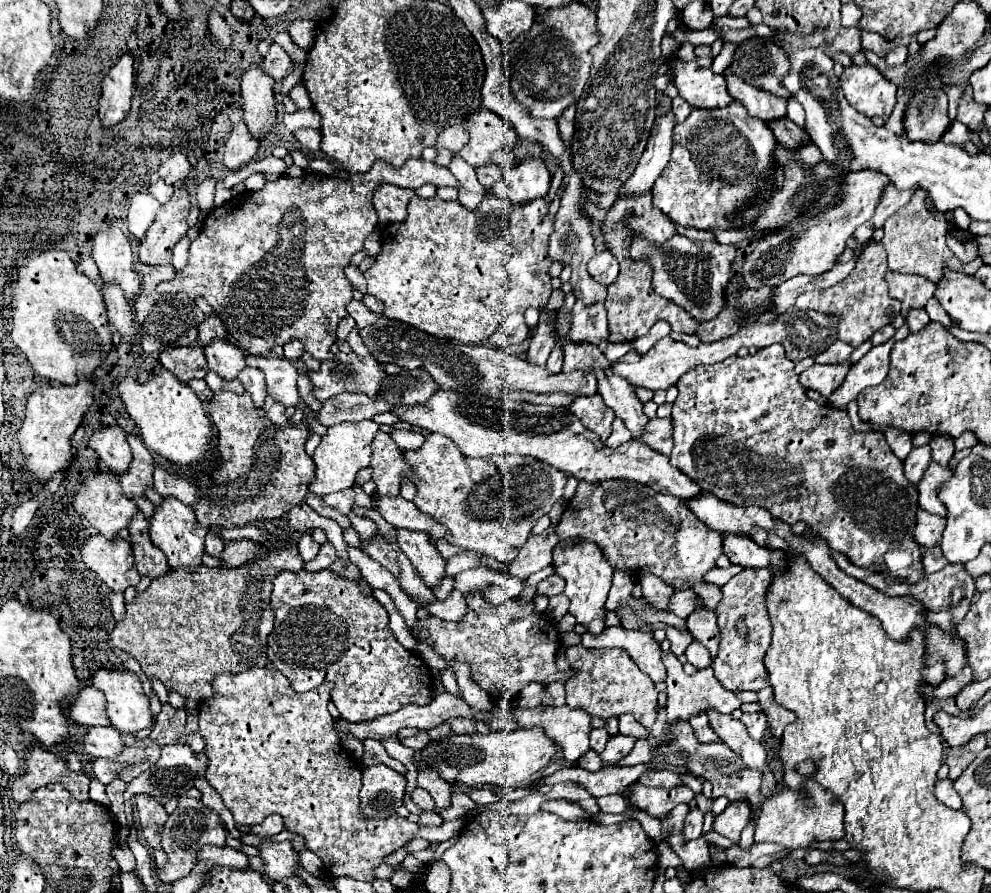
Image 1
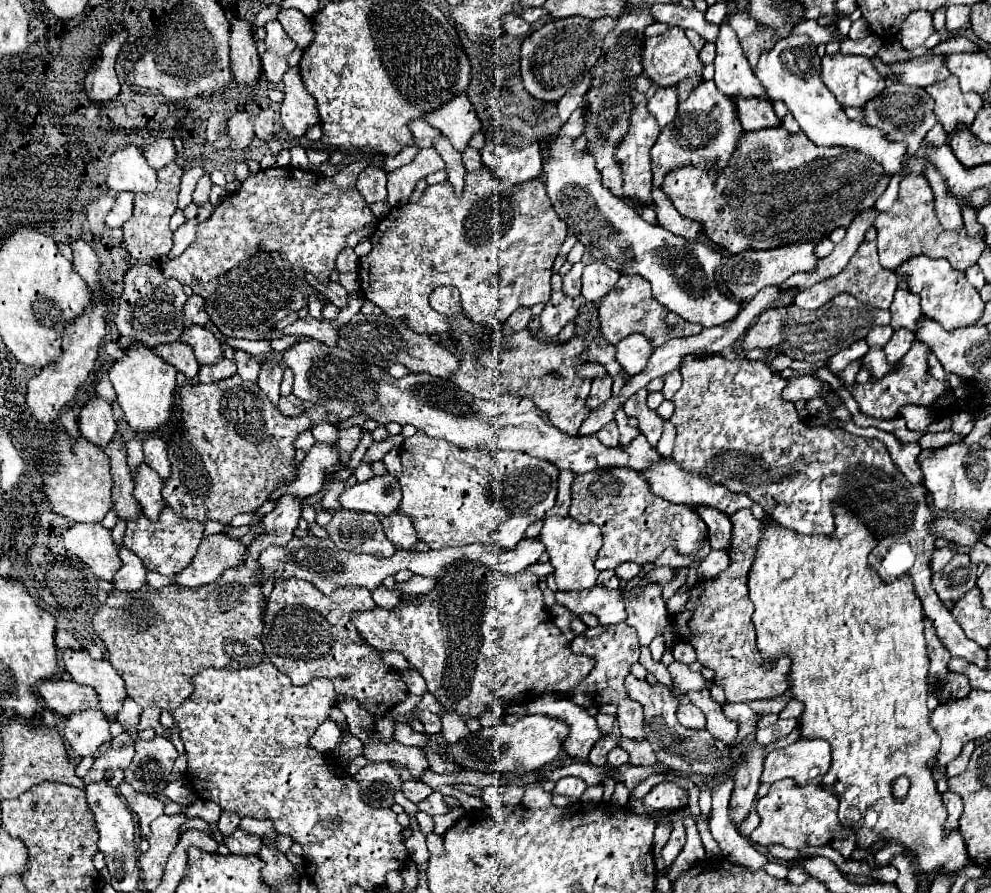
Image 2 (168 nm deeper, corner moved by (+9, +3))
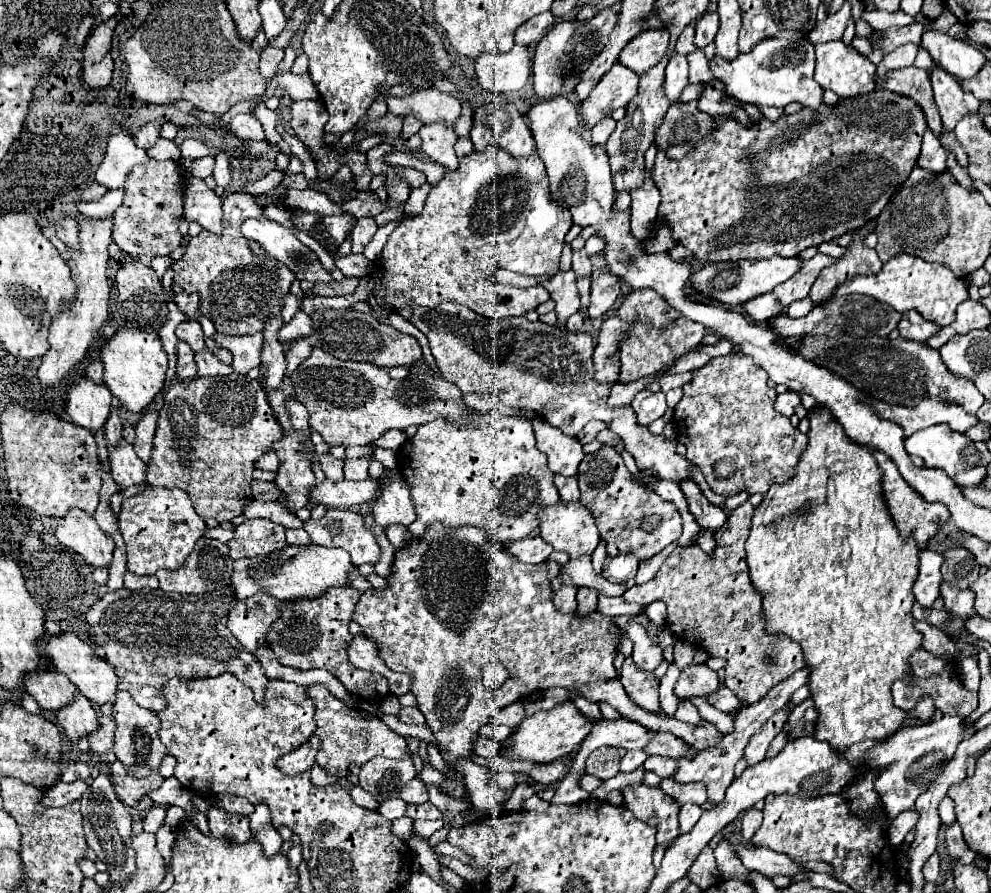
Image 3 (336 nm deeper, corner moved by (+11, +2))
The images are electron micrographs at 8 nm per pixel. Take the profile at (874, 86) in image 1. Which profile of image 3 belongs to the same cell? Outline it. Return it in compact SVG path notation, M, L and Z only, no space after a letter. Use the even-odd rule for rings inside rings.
M842 40L816 46L816 82L826 90L834 90L840 98L858 96L858 94L874 90L876 88L874 72L876 72L876 66L858 50L844 44Z

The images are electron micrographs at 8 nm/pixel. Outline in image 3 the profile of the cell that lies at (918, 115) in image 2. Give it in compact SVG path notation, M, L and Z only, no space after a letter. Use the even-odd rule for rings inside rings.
M872 90L868 94L860 94L854 98L842 98L834 106L822 104L816 114L810 108L802 108L800 112L790 114L790 116L782 114L774 122L760 118L756 124L750 124L750 126L740 124L732 116L714 118L714 132L710 134L710 138L700 140L696 144L696 148L692 152L688 152L684 158L672 160L664 154L664 150L658 152L656 162L654 162L654 170L652 170L652 180L662 194L658 220L672 230L672 238L678 244L692 250L696 254L696 258L702 262L730 262L730 260L744 260L744 258L754 260L754 258L772 258L772 256L792 258L804 248L820 246L822 242L830 242L830 240L834 240L850 230L862 228L866 222L878 218L878 214L888 204L894 190L908 178L908 174L916 166L916 160L920 154L920 144L922 144L922 134L926 128L928 128L928 124L926 124L926 118L924 118L920 106L912 98L906 98L906 96L900 96L900 94L894 94L888 90Z

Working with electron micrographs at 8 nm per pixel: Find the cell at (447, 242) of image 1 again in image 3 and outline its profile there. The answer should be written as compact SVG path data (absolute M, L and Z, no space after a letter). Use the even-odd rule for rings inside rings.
M492 142L486 150L460 158L456 170L446 170L444 178L430 190L422 214L404 220L388 236L378 258L378 268L384 270L386 302L396 308L396 312L404 312L404 306L410 302L434 308L438 302L454 300L476 314L490 318L524 316L526 312L536 310L538 304L546 302L550 294L542 286L518 288L512 284L498 284L492 280L492 274L500 268L524 276L552 274L552 270L558 270L564 236L570 226L570 212L550 198L548 174L540 156L534 152L528 158L514 158L502 150L498 142Z

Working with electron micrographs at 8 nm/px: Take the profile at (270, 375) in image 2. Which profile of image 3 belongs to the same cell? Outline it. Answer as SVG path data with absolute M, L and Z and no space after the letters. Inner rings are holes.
M276 314L268 318L264 324L264 346L262 346L262 364L266 366L266 388L276 390L282 384L286 360L284 360L284 348L278 338L278 330L282 328L284 320L282 314Z

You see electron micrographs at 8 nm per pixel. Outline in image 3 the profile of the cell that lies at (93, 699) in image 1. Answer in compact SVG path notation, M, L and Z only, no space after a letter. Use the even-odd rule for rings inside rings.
M40 670L24 676L24 690L38 702L42 710L58 710L74 698L76 686L60 672Z

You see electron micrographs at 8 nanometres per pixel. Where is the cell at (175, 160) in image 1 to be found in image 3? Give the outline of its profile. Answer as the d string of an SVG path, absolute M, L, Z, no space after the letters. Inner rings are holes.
M148 122L144 128L140 128L140 130L134 134L136 146L148 150L148 148L158 140L158 136L160 136L158 132L160 132L160 122Z

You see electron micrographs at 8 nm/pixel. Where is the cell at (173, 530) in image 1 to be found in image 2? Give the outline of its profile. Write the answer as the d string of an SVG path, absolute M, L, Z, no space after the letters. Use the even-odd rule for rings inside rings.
M146 463L140 465L136 473L136 487L134 487L134 497L142 505L144 517L150 521L158 521L162 509L164 509L164 499L162 499L162 485L164 481L150 469Z

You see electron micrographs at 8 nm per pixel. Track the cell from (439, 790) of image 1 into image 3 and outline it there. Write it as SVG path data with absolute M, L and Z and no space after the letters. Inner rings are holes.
M324 684L308 686L308 698L312 698L316 704L314 736L320 738L316 764L320 768L324 768L330 776L346 778L346 772L350 774L350 764L364 764L374 756L402 758L402 756L410 754L406 740L402 736L398 736L396 732L392 732L380 718L372 716L366 710L350 708L348 704L344 704L336 696L332 696Z

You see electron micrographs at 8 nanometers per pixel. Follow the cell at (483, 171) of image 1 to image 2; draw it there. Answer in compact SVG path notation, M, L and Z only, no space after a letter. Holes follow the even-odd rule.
M468 147L468 149L462 153L462 157L464 157L464 165L466 165L466 171L468 171L468 173L478 171L478 169L484 167L482 155L480 155L476 149L472 149L472 147Z

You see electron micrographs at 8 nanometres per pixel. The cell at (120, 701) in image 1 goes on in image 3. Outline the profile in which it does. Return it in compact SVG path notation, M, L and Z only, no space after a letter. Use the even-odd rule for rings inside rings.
M62 632L62 634L58 634L58 636L50 636L50 638L46 640L44 652L46 652L46 656L52 660L52 664L56 666L56 670L62 672L62 674L66 674L66 676L74 682L74 686L76 686L88 700L92 700L92 702L96 702L96 704L114 702L118 678L116 678L112 666L110 666L106 660L98 658L98 656L94 654L94 650L92 650L86 642L82 642L74 632Z

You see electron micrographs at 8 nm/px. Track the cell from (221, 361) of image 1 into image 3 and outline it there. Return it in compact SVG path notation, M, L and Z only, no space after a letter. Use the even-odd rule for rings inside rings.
M188 318L184 320L178 328L176 328L176 336L180 340L184 340L192 350L204 350L204 332L202 332L202 326L198 320L194 318Z

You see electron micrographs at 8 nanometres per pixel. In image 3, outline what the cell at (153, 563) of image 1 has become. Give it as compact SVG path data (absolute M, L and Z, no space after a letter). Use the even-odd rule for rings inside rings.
M112 406L110 416L108 416L108 422L104 424L104 428L106 428L106 444L108 444L108 450L114 450L114 446L122 438L122 422L120 422L118 408L116 406Z

